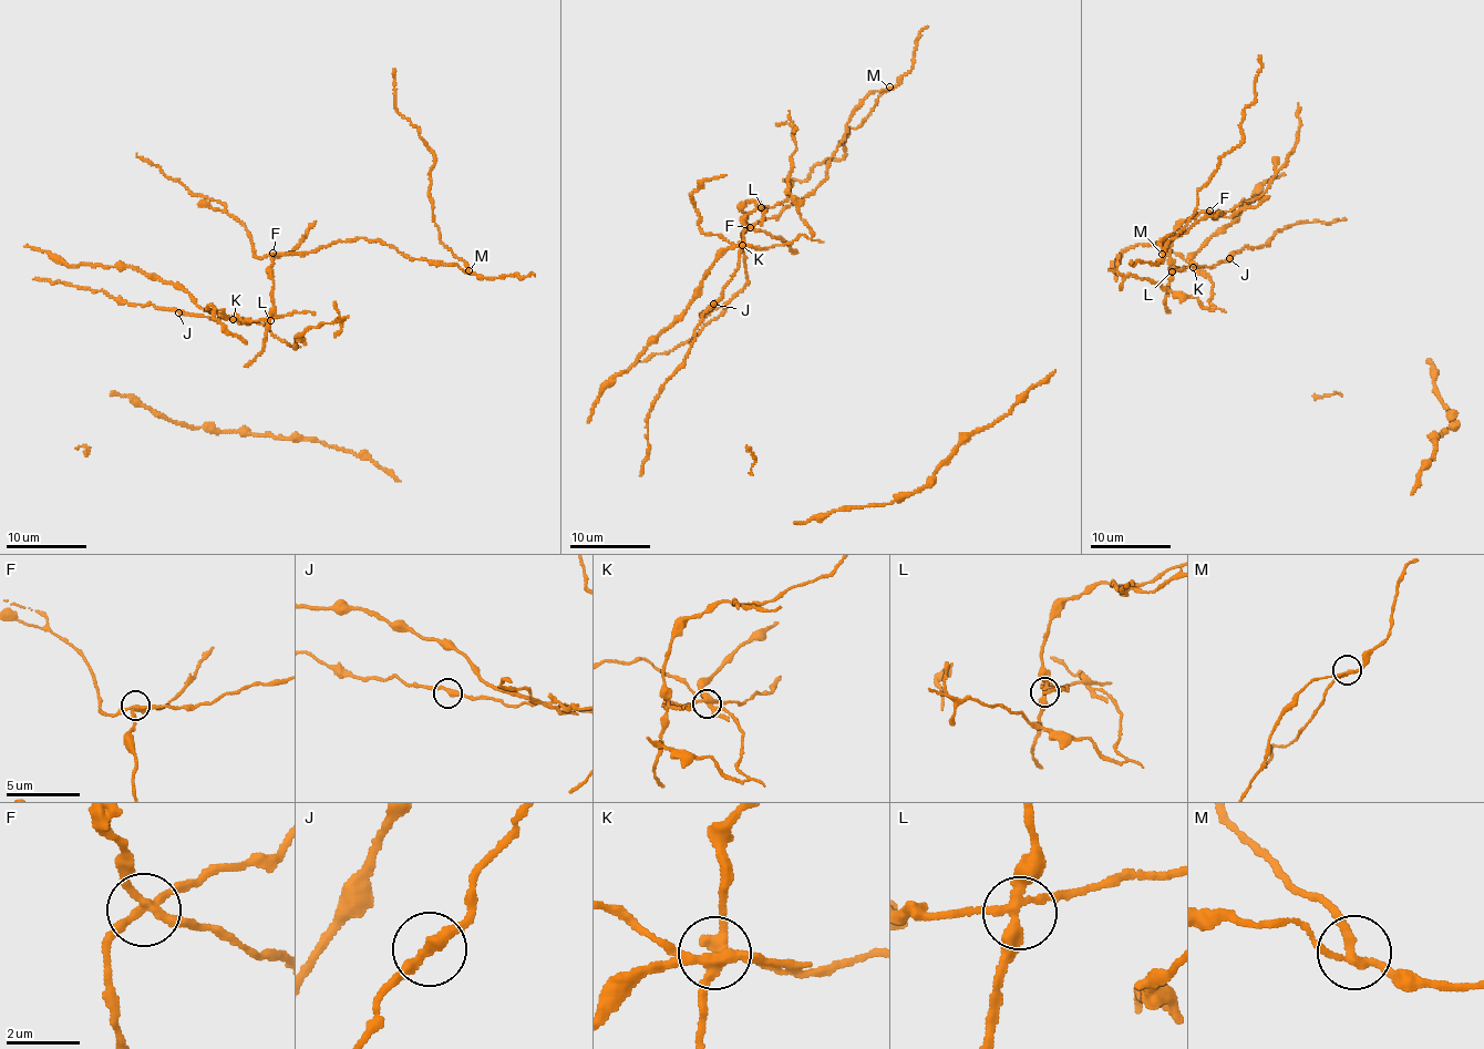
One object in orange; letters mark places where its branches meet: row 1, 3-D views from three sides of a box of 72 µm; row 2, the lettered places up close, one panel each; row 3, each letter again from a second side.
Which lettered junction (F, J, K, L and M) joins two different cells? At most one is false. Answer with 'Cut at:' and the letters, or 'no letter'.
Cut at: K

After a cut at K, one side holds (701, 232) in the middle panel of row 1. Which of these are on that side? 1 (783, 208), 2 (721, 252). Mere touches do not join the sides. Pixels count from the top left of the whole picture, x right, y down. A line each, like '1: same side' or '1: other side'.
1: other side
2: other side

